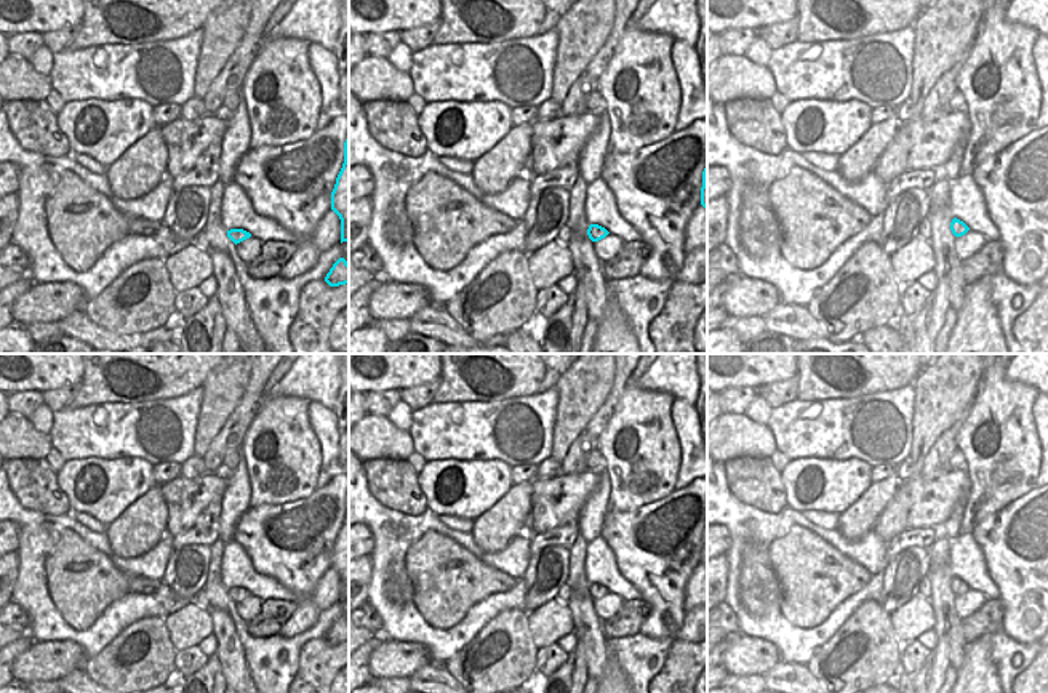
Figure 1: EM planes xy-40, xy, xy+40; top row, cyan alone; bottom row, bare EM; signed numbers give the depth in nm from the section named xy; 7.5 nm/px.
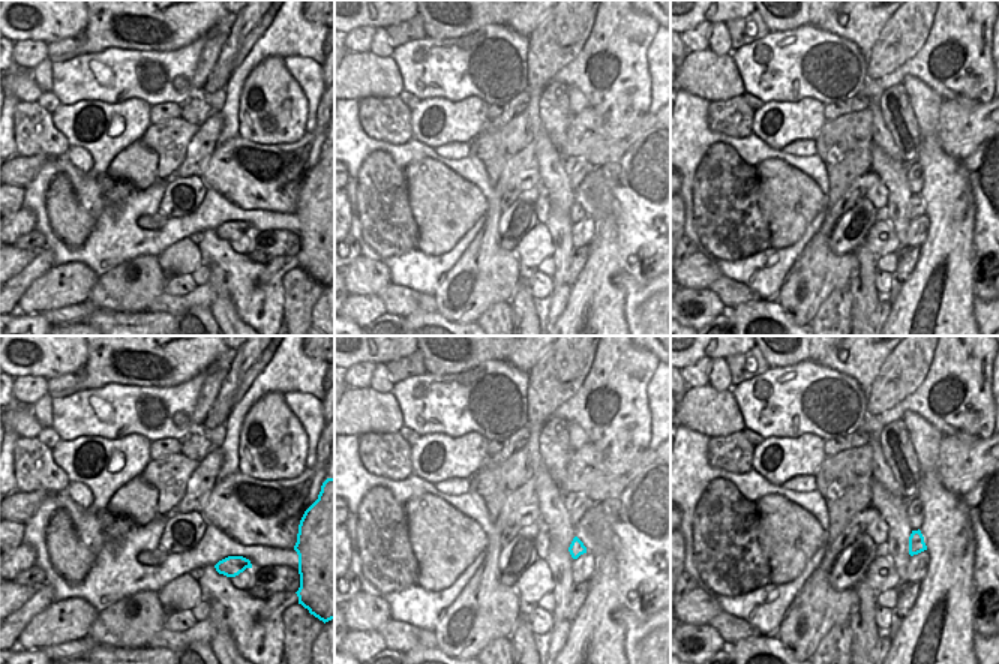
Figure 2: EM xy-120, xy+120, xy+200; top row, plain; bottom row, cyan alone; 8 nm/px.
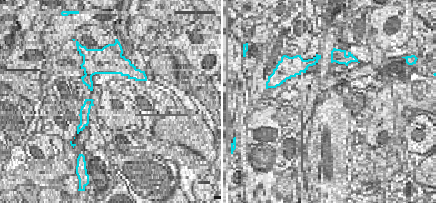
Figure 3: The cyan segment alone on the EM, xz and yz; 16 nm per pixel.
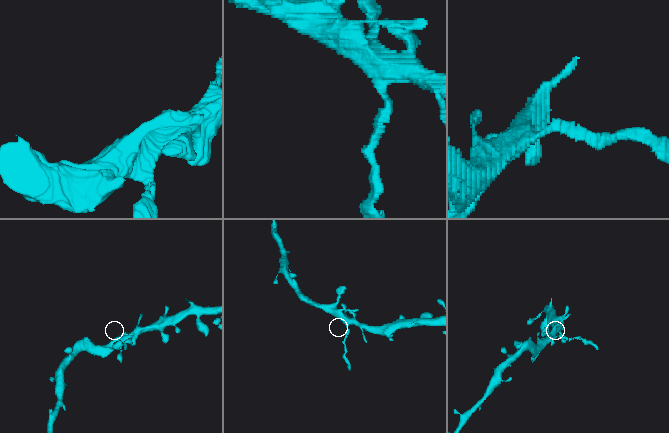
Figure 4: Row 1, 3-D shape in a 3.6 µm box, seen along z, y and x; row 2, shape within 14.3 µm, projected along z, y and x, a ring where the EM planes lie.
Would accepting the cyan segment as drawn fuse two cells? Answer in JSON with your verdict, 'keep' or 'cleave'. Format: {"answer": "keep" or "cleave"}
{"answer": "keep"}

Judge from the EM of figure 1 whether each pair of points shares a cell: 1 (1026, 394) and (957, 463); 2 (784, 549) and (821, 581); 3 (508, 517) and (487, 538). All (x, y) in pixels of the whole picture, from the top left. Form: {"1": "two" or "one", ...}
{"1": "two", "2": "one", "3": "one"}

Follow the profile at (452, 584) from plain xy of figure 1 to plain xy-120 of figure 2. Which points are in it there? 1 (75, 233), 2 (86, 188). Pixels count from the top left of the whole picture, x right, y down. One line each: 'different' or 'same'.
1: same
2: different

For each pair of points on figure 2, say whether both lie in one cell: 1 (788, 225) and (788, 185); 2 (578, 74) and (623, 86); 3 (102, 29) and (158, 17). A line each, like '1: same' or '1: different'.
1: same
2: same
3: same

